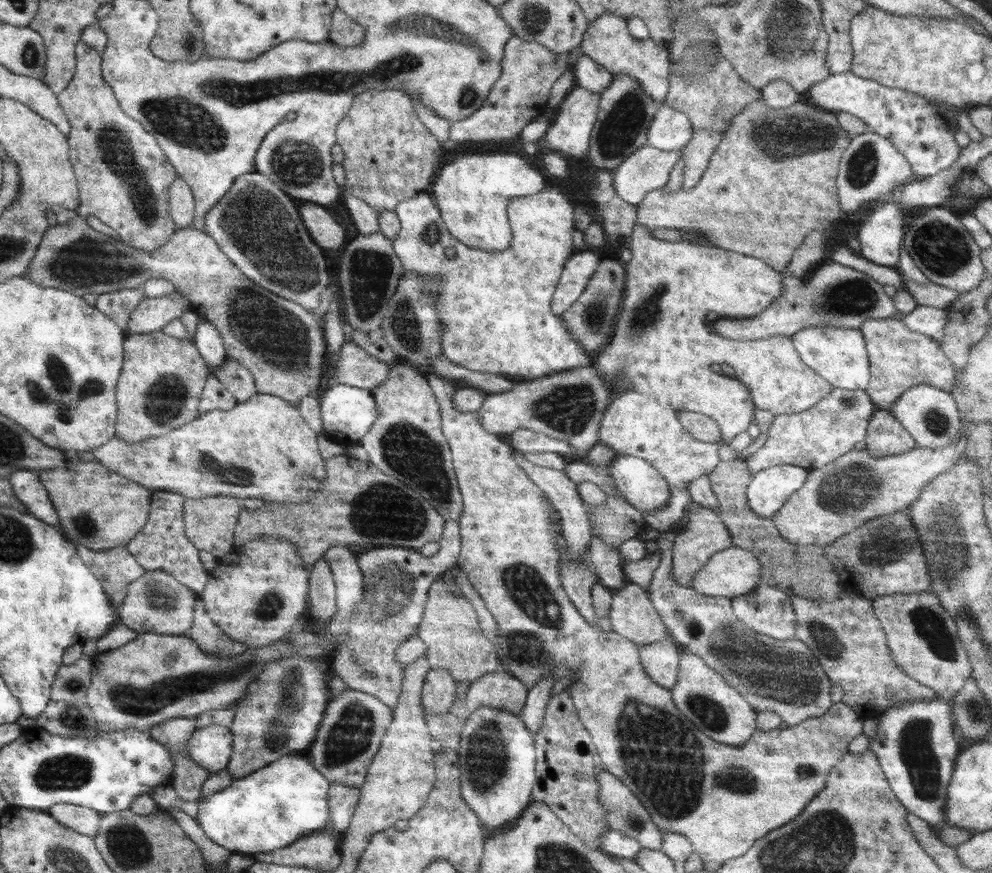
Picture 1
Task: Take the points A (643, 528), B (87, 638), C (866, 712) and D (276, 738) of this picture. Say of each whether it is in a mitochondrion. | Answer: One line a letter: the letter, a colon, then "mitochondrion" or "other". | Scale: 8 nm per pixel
A: other
B: other
C: other
D: mitochondrion

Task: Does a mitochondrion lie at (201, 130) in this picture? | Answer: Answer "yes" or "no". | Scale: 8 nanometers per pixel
yes

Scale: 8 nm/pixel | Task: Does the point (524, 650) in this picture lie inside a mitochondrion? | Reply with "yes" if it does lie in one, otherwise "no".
yes

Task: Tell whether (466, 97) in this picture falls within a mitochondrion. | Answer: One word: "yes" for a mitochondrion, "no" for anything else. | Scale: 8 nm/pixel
yes

